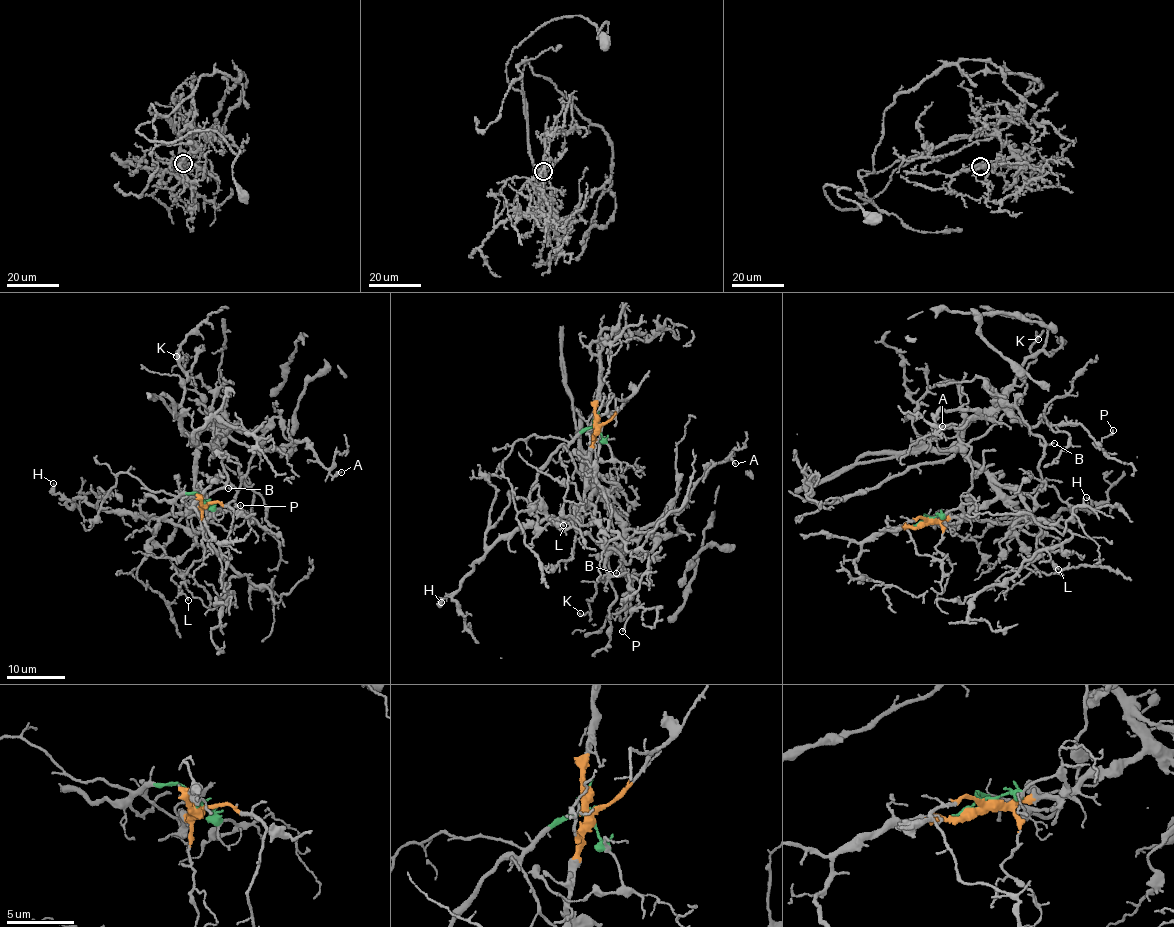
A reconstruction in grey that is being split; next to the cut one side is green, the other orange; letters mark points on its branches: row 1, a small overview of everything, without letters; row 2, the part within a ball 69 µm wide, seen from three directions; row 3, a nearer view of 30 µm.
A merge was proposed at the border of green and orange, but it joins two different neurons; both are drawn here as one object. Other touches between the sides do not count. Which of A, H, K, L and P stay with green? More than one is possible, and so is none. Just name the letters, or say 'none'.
K, L

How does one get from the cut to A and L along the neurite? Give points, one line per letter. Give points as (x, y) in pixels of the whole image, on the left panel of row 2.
A: (203, 503), (200, 513), (194, 452), (197, 433), (213, 425), (262, 451), (307, 442), (331, 474), (341, 472)
L: (203, 503), (188, 493), (167, 501), (147, 495), (141, 506), (153, 540), (176, 572), (172, 579), (188, 600)

